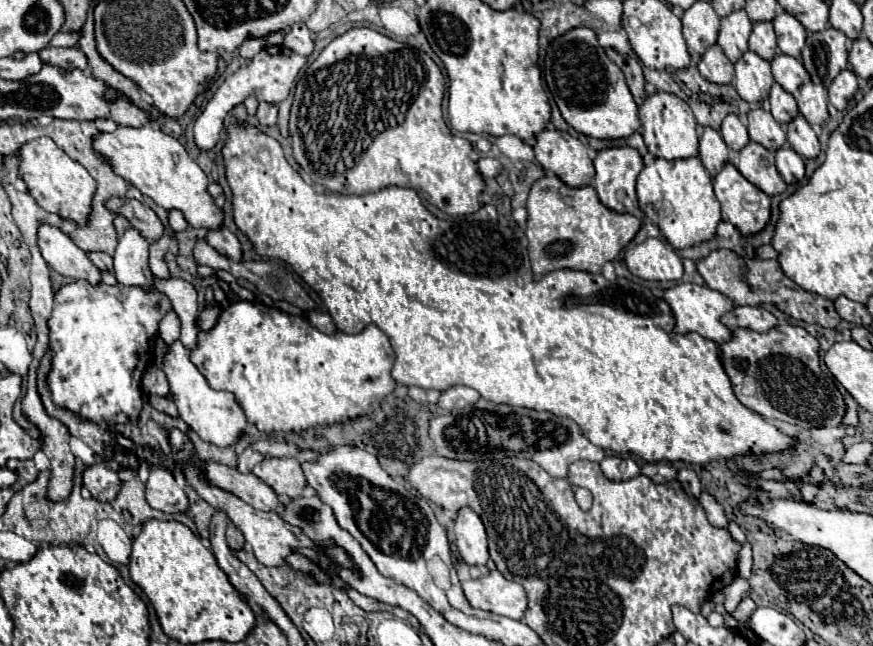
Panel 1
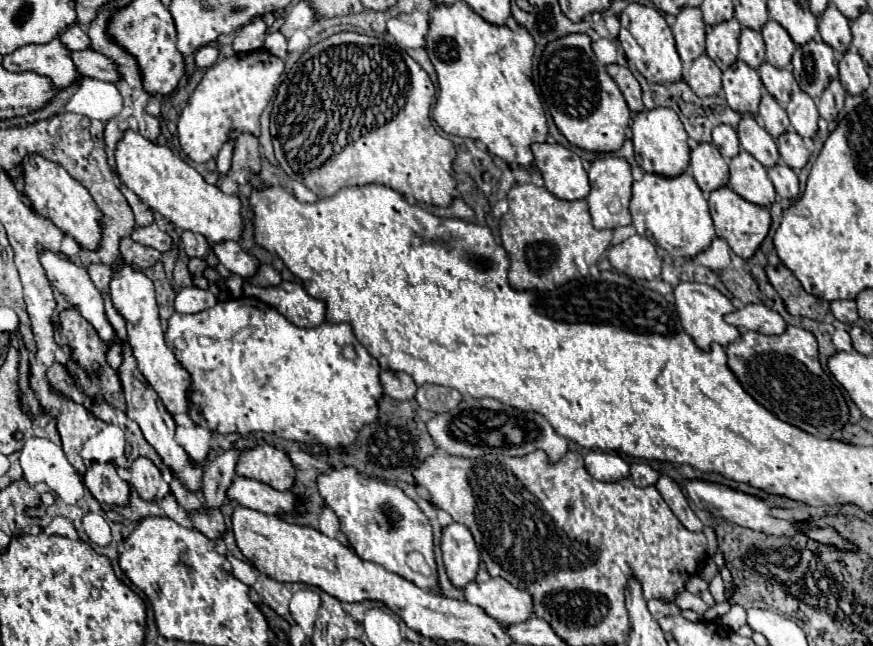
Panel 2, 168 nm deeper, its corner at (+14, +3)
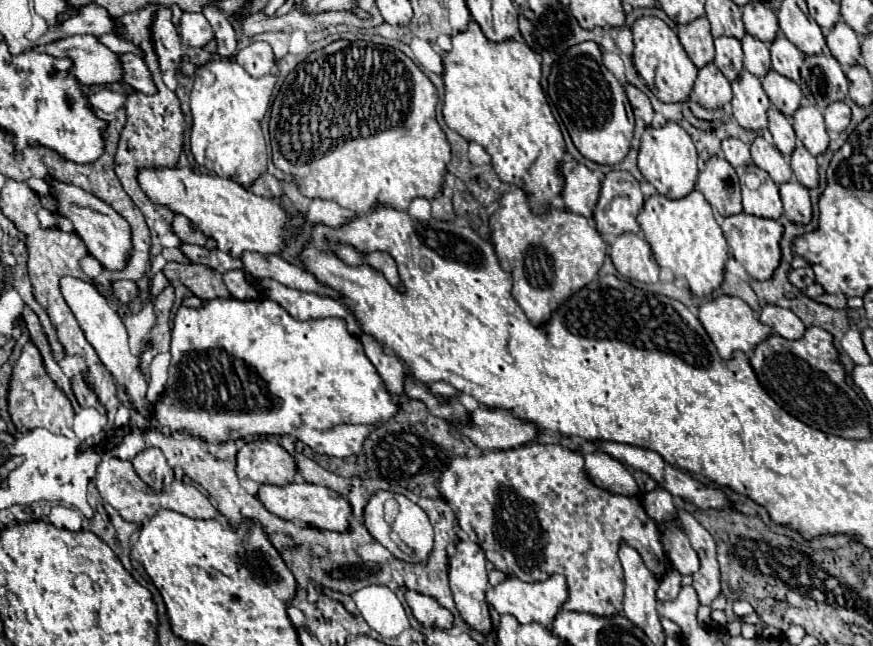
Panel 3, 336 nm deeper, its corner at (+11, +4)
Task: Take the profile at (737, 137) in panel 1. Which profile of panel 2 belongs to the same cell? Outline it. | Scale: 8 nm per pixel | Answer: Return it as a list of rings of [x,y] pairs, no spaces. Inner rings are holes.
[[[718,125],[718,127],[714,127],[712,141],[714,141],[714,145],[718,147],[718,151],[726,159],[732,159],[740,151],[740,143],[738,143],[736,129],[730,127],[730,125]]]

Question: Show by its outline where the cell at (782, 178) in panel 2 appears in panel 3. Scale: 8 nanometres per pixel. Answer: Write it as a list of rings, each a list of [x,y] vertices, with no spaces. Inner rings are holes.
[[[797,180],[779,186],[785,218],[795,224],[809,224],[811,222],[811,200],[809,190],[803,188]]]

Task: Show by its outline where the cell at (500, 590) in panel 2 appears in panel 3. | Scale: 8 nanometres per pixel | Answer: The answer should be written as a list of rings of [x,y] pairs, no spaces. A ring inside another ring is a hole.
[[[551,574],[547,580],[541,582],[521,582],[519,578],[507,578],[505,582],[487,592],[487,602],[499,614],[511,614],[521,624],[529,624],[535,620],[539,624],[549,626],[563,608],[565,600],[567,600],[567,580],[561,574]]]

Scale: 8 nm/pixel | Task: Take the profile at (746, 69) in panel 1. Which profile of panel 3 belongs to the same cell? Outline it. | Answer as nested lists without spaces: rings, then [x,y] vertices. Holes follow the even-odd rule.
[[[743,70],[739,72],[739,78],[731,84],[733,86],[733,116],[735,120],[745,128],[753,132],[761,132],[767,128],[767,110],[771,108],[771,102],[767,100],[767,94],[751,72]]]

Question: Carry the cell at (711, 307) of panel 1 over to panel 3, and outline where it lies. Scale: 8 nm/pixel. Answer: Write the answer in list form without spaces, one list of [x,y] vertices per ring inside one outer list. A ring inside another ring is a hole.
[[[719,296],[719,298],[703,304],[699,308],[699,320],[705,326],[707,334],[711,336],[711,340],[717,346],[719,356],[723,356],[723,360],[729,360],[733,356],[733,352],[737,352],[737,350],[741,350],[745,354],[753,352],[763,340],[767,340],[773,334],[773,330],[769,326],[765,326],[757,320],[751,306],[735,296]]]

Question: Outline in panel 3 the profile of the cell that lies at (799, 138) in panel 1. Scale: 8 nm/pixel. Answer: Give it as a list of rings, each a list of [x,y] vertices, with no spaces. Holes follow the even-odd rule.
[[[797,144],[793,156],[791,156],[791,170],[795,174],[795,180],[803,184],[805,188],[817,188],[819,186],[819,174],[817,174],[817,162],[815,156],[803,148],[803,144]]]

